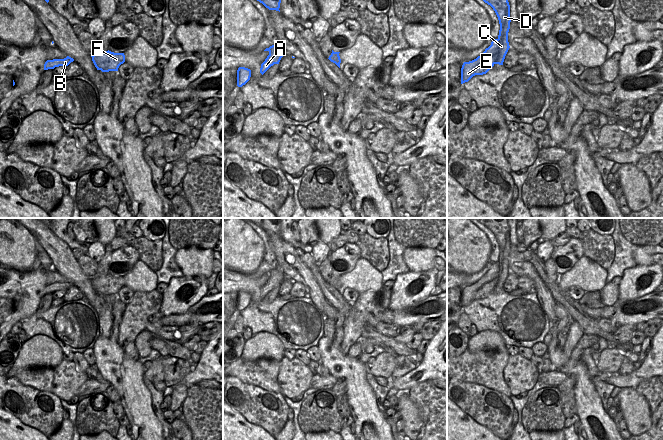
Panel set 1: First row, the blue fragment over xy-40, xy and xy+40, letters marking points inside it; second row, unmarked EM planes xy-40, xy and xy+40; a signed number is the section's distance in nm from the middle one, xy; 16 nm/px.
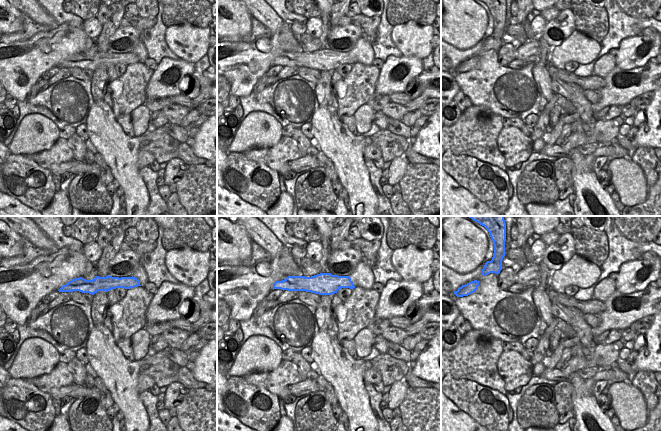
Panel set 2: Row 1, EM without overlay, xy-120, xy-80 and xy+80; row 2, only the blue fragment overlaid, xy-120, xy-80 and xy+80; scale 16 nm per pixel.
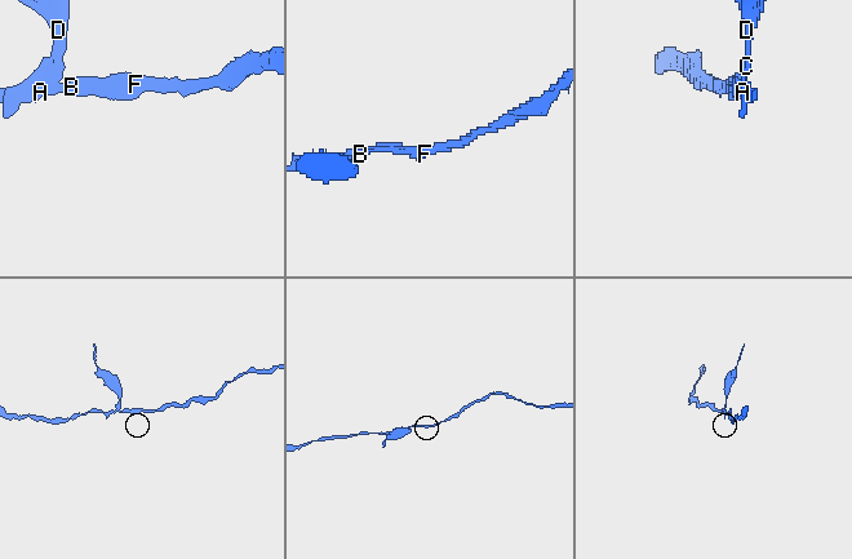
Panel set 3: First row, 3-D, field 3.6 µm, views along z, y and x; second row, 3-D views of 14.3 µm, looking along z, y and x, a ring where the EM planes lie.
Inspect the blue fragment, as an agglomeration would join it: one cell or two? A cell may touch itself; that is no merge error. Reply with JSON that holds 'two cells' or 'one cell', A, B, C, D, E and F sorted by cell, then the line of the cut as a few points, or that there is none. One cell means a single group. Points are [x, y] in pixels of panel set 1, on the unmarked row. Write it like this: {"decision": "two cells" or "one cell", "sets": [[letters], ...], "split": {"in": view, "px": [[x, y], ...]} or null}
{"decision": "two cells", "sets": [["A", "B", "E", "F"], ["C", "D"]], "split": {"in": "xy+40", "px": [[478, 280], [483, 283], [495, 282], [497, 285]]}}

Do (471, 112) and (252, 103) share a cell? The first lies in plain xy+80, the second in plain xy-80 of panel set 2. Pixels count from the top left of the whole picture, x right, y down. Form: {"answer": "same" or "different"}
{"answer": "different"}

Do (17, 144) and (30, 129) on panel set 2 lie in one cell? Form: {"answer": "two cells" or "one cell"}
{"answer": "one cell"}

